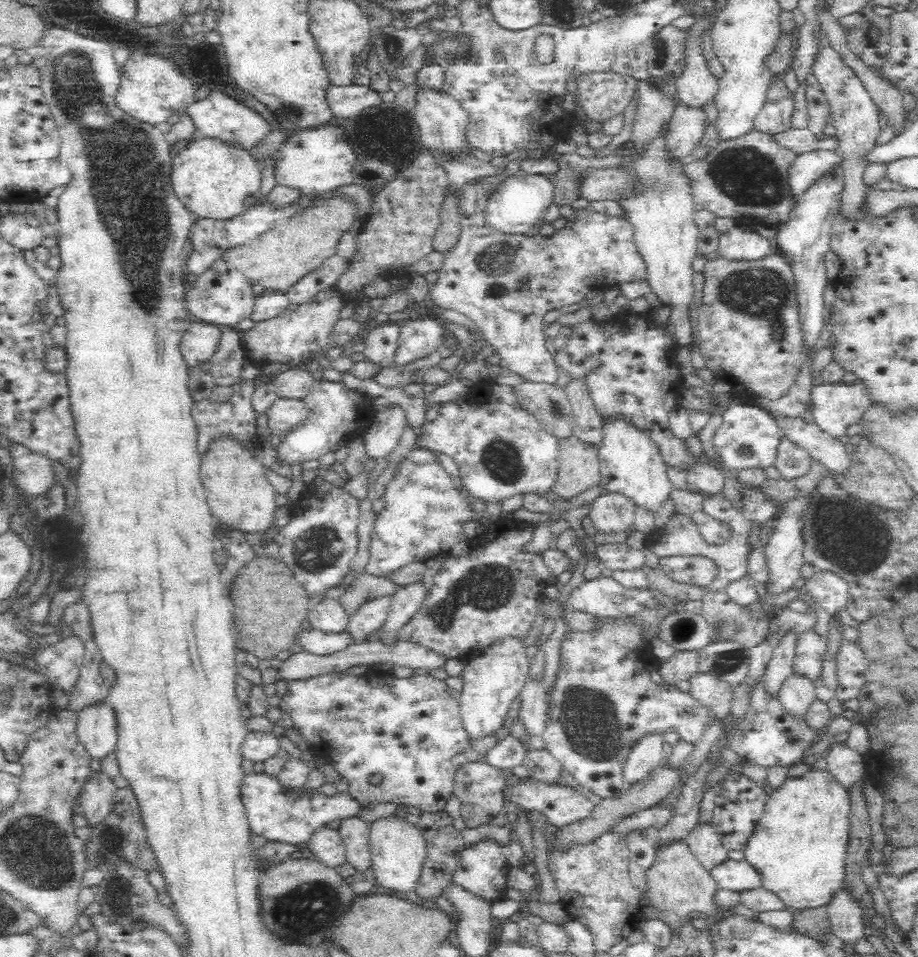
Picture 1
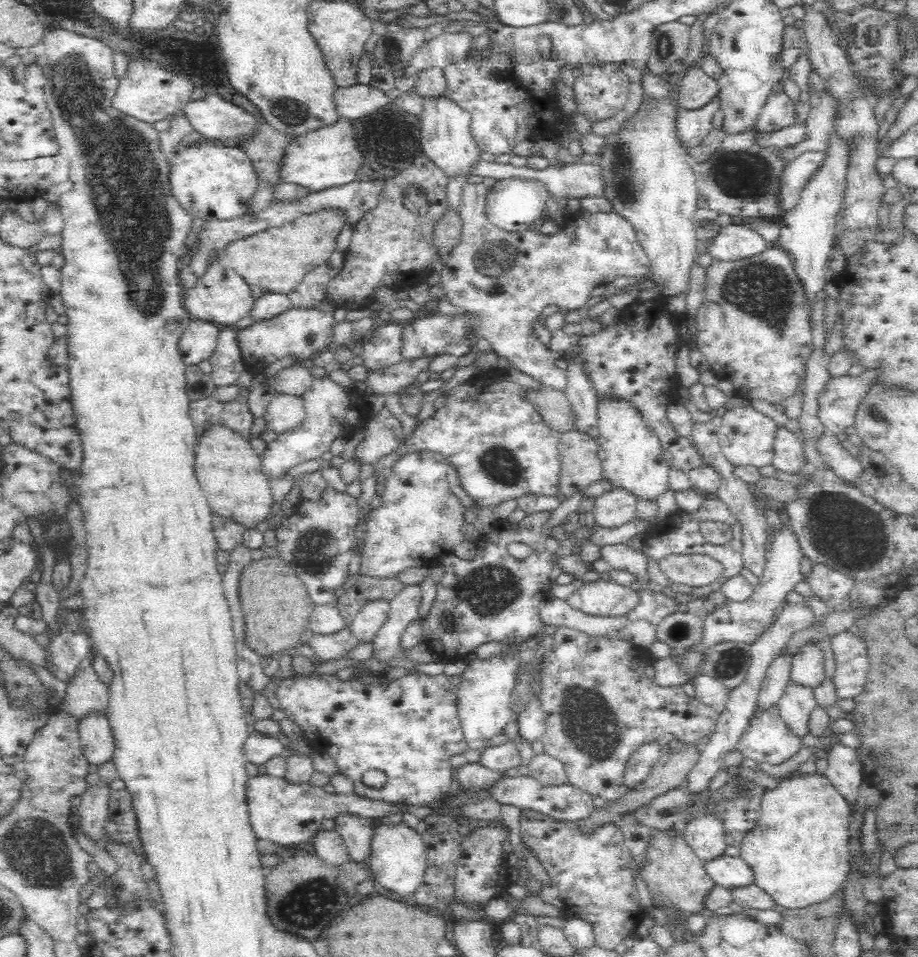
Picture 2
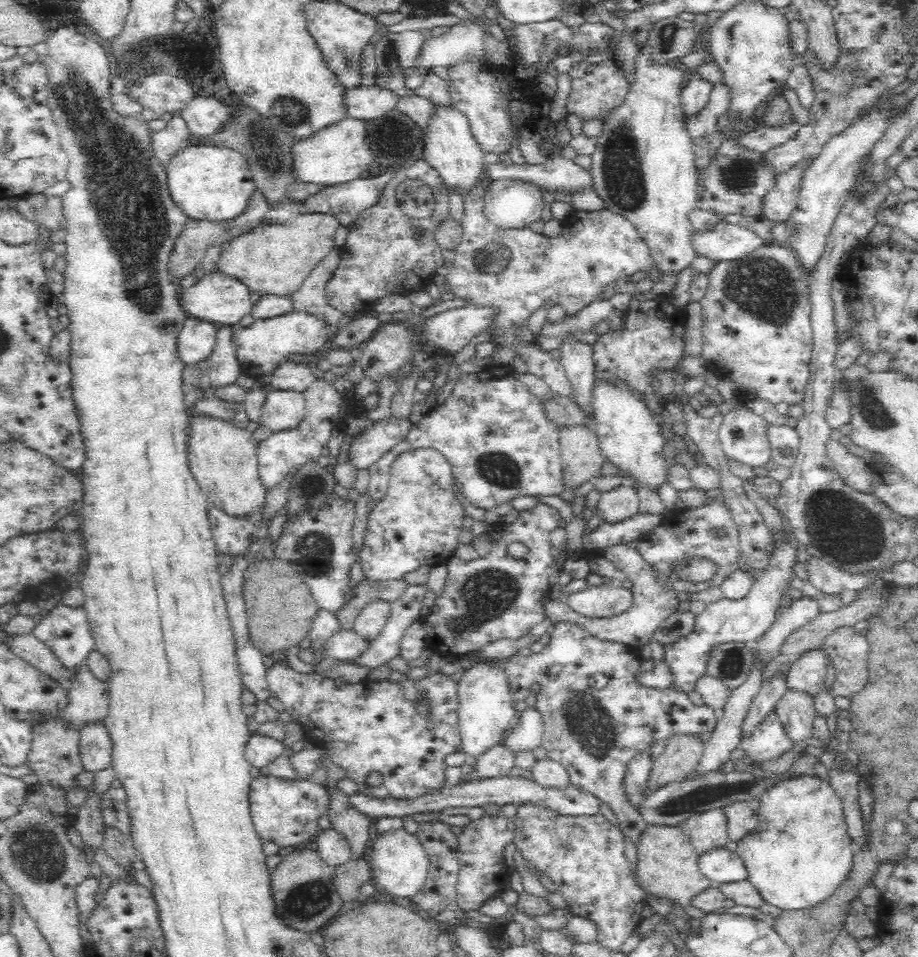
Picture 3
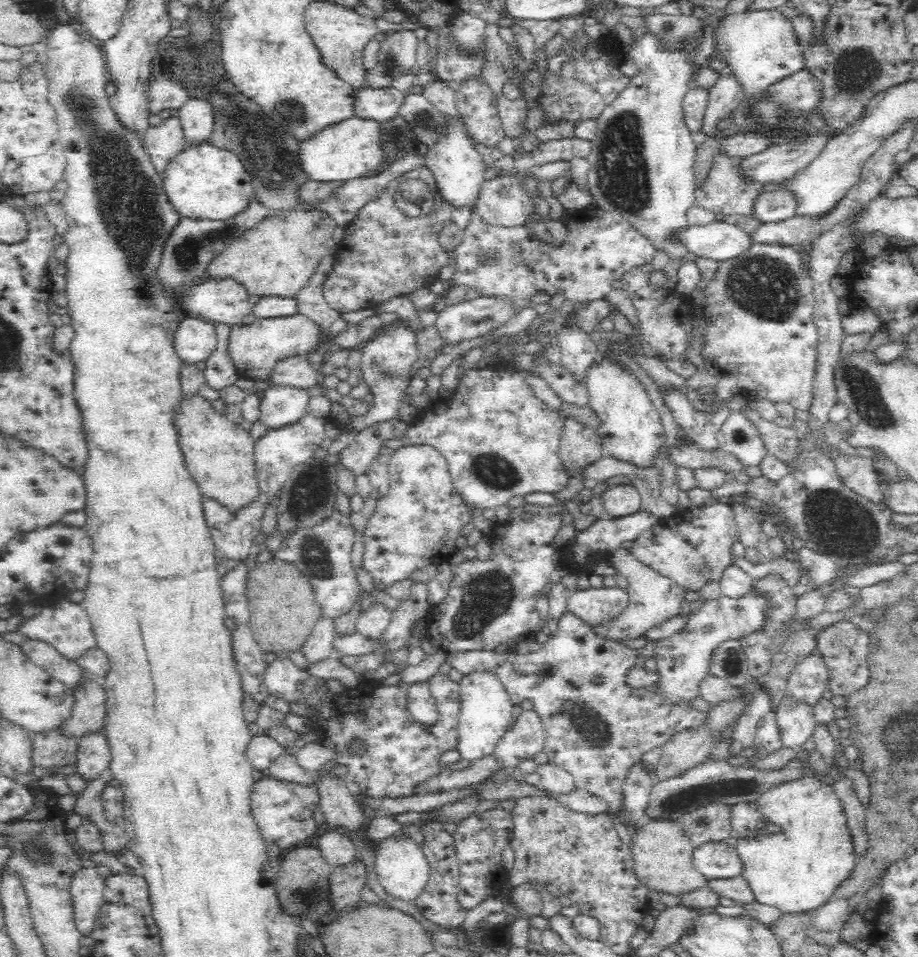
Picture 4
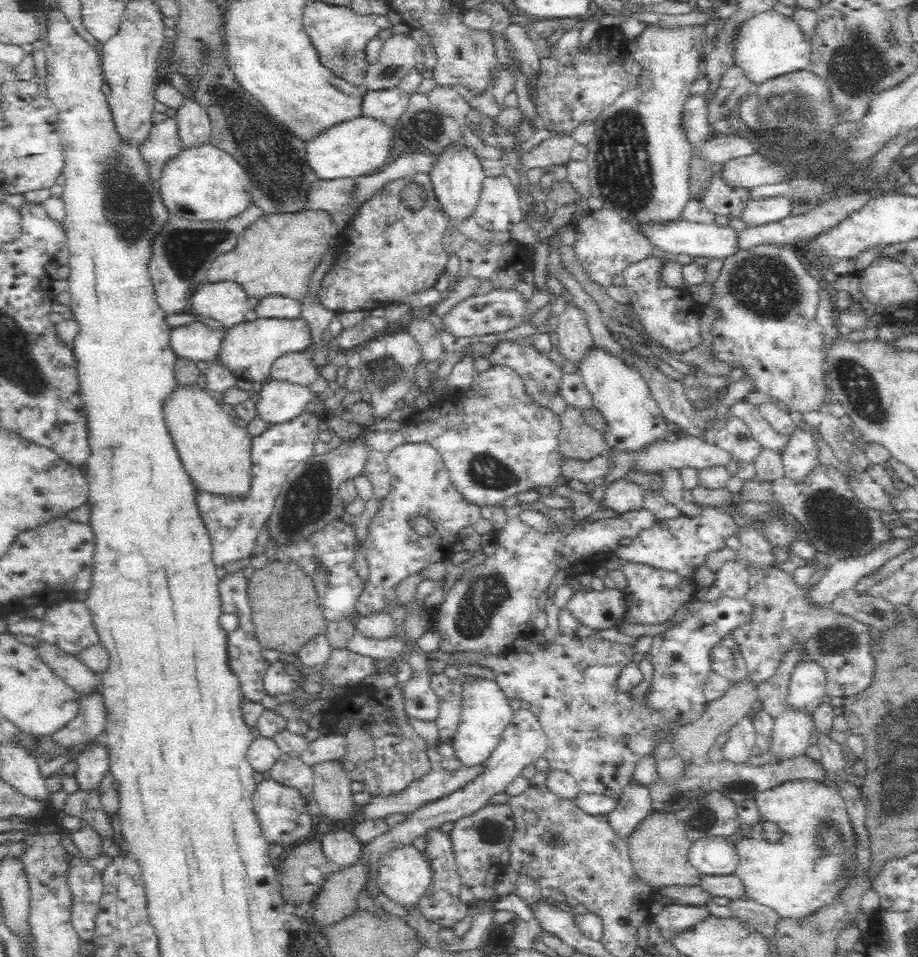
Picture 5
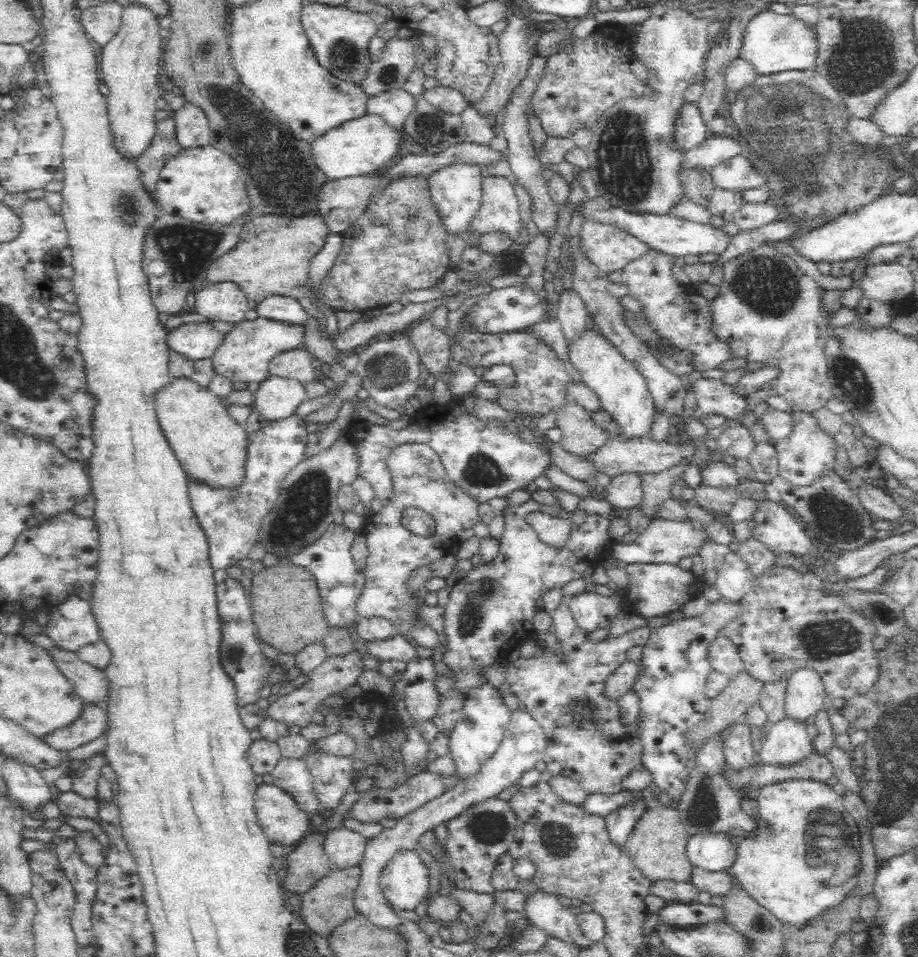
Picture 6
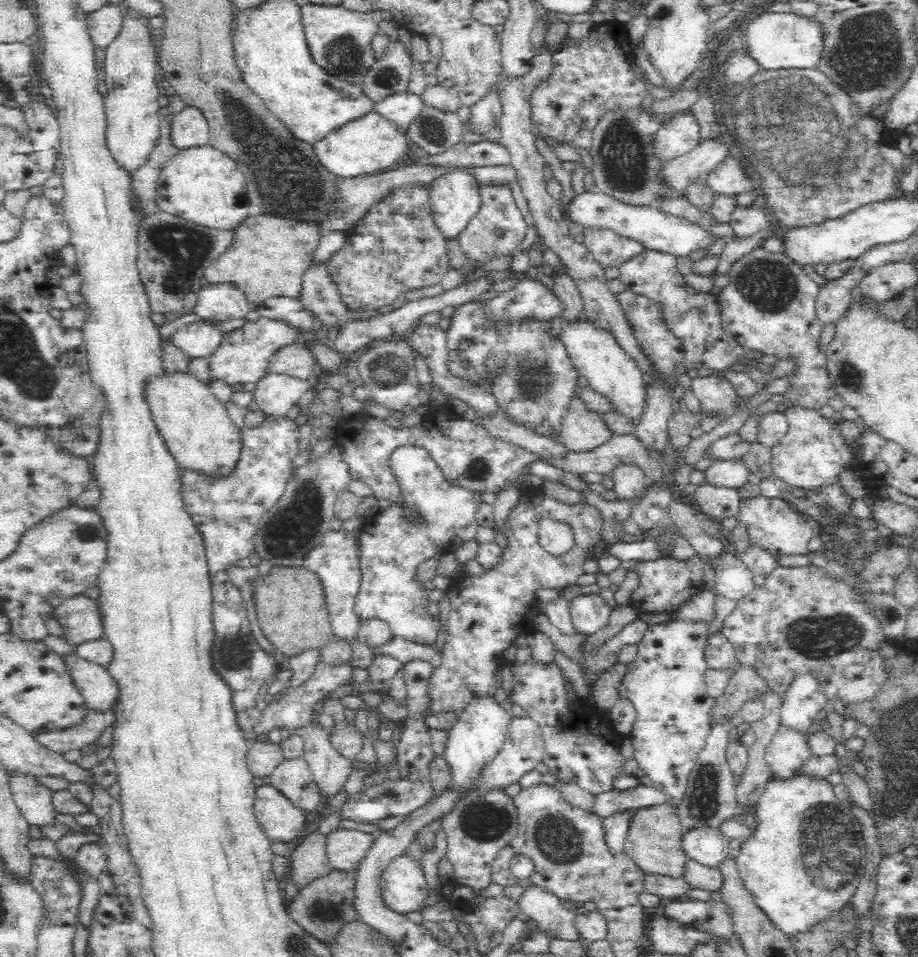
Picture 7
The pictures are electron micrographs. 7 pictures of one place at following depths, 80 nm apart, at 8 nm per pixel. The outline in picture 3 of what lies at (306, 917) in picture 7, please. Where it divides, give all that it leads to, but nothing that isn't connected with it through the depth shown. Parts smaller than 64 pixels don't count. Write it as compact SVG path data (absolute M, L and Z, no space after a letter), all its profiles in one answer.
M351 857L348 862L338 866L333 881L342 900L356 902L360 887L370 881L372 876L367 858Z

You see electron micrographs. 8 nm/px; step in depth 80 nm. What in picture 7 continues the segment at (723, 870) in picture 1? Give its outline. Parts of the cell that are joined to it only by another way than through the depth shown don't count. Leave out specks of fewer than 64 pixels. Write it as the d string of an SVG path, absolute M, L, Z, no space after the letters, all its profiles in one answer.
M697 828L689 830L683 838L683 849L689 860L692 860L708 868L717 868L720 863L727 861L732 855L730 851L730 838L726 836L719 828Z

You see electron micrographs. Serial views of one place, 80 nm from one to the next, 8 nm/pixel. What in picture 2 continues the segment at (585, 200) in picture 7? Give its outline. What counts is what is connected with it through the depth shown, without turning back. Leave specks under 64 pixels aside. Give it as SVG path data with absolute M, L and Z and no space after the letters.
M732 223L721 227L709 254L718 260L740 260L768 250L768 242L754 231L753 225Z

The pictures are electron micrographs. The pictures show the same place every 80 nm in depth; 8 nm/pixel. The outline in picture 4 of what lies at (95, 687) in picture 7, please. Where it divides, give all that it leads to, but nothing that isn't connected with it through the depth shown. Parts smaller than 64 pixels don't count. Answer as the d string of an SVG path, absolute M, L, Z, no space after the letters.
M26 638L18 645L18 650L30 661L30 663L40 667L46 674L58 680L66 686L72 687L82 672L76 662L67 662L48 643L34 638Z

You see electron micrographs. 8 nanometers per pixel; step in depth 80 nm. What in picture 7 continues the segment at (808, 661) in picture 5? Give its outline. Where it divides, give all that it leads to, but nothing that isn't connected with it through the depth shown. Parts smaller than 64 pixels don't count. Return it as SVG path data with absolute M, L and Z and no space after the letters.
M800 672L783 693L781 724L811 734L819 715L825 713L826 702L827 696L817 677L810 672Z

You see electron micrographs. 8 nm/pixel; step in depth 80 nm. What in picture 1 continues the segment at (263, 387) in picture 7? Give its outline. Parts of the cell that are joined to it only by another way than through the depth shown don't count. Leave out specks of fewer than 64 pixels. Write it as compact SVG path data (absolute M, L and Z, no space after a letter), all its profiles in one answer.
M278 397L266 414L269 418L270 430L273 434L284 438L308 416L308 409L303 400Z

